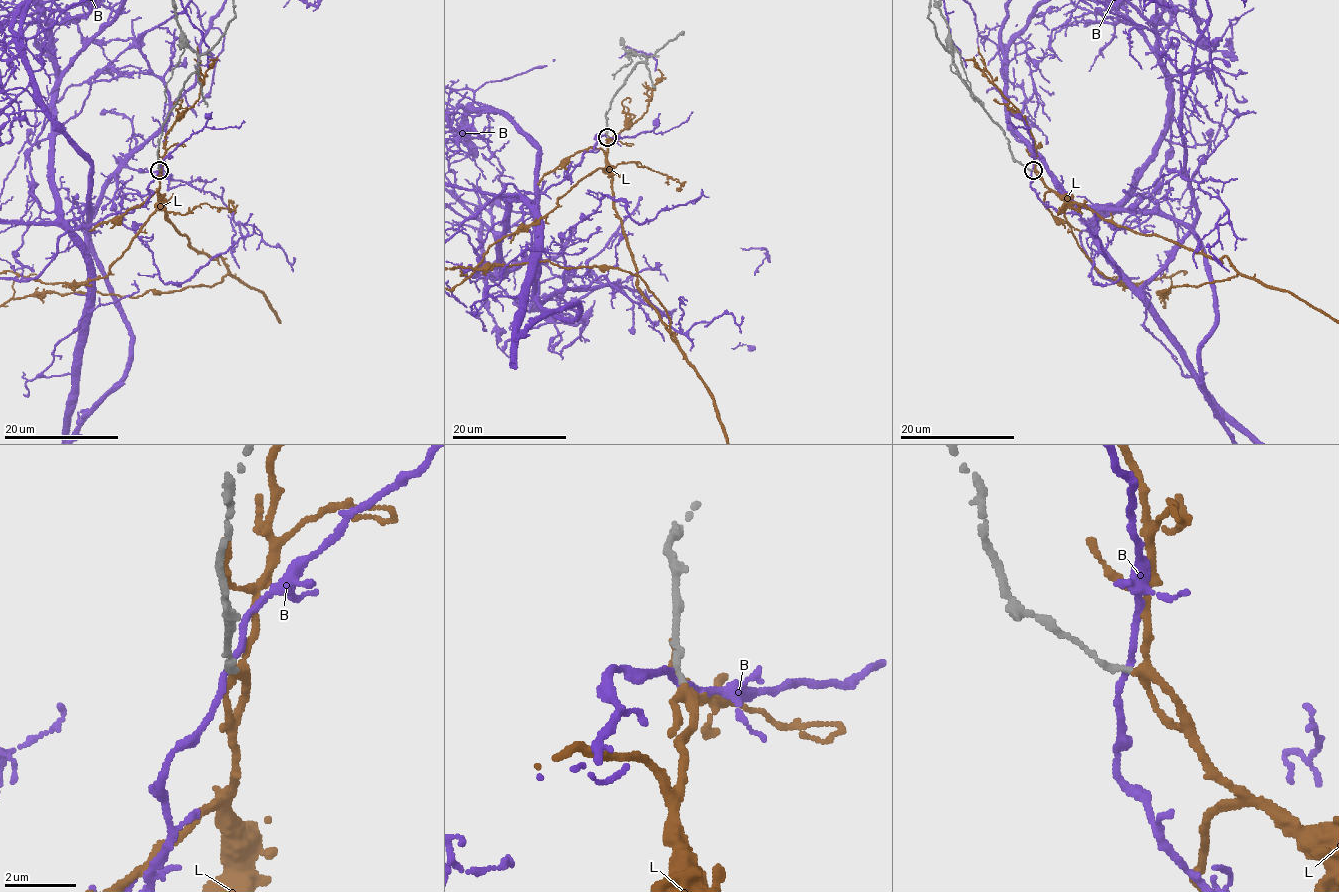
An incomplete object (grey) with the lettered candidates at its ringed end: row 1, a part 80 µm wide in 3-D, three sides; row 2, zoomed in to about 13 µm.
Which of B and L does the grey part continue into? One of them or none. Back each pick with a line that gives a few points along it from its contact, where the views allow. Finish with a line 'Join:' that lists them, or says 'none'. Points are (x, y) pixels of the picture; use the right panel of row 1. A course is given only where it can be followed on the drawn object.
Join: L

